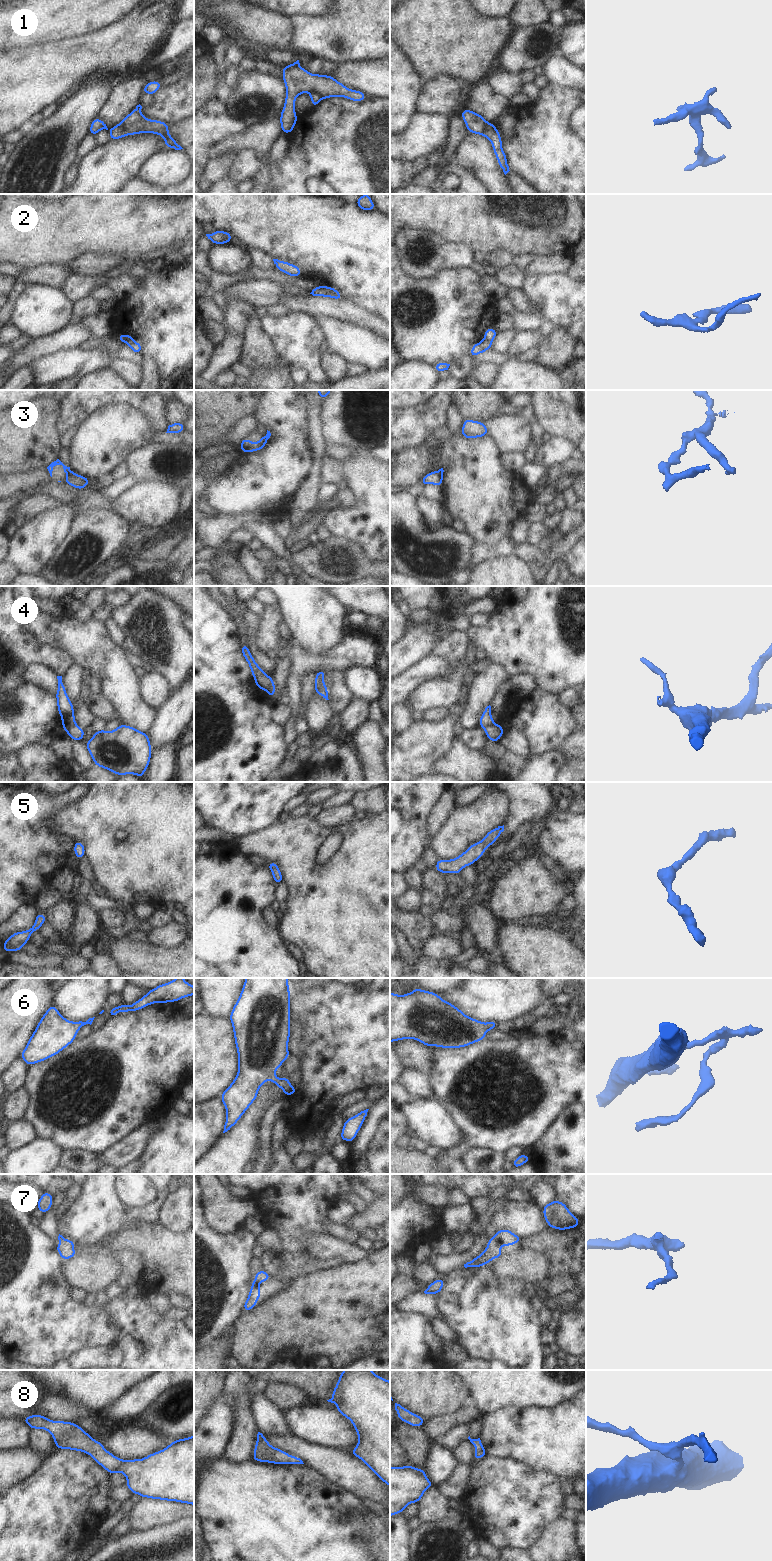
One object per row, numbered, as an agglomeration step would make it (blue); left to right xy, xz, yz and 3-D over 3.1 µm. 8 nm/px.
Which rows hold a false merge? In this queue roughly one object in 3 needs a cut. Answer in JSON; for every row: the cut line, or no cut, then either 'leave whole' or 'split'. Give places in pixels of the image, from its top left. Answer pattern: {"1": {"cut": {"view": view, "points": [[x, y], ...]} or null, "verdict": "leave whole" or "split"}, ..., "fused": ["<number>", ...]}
{"1": {"cut": {"view": "xz", "points": [[310, 92], [316, 92], [321, 99]]}, "verdict": "split"}, "2": {"cut": {"view": "yz", "points": [[483, 339], [491, 342]]}, "verdict": "split"}, "3": {"cut": {"view": "xy", "points": [[70, 470], [66, 475]]}, "verdict": "split"}, "4": {"cut": {"view": "xy", "points": [[76, 724], [66, 731]]}, "verdict": "split"}, "5": {"cut": null, "verdict": "leave whole"}, "6": {"cut": null, "verdict": "leave whole"}, "7": {"cut": null, "verdict": "leave whole"}, "8": {"cut": null, "verdict": "leave whole"}, "fused": ["1", "2", "3", "4"]}

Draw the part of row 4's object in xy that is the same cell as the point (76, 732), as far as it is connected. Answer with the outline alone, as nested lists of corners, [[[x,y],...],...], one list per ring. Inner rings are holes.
[[[77,725],[69,728],[67,734],[73,741],[81,741],[85,735],[84,729]]]

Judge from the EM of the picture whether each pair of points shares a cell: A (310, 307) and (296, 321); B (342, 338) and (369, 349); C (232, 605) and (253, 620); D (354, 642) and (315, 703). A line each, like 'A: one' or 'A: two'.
A: two
B: one
C: one
D: two

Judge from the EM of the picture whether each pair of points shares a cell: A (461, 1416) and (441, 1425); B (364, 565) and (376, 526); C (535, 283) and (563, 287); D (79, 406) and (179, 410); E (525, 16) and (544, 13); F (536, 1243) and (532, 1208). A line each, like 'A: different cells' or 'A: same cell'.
A: same cell
B: different cells
C: same cell
D: different cells
E: same cell
F: different cells

